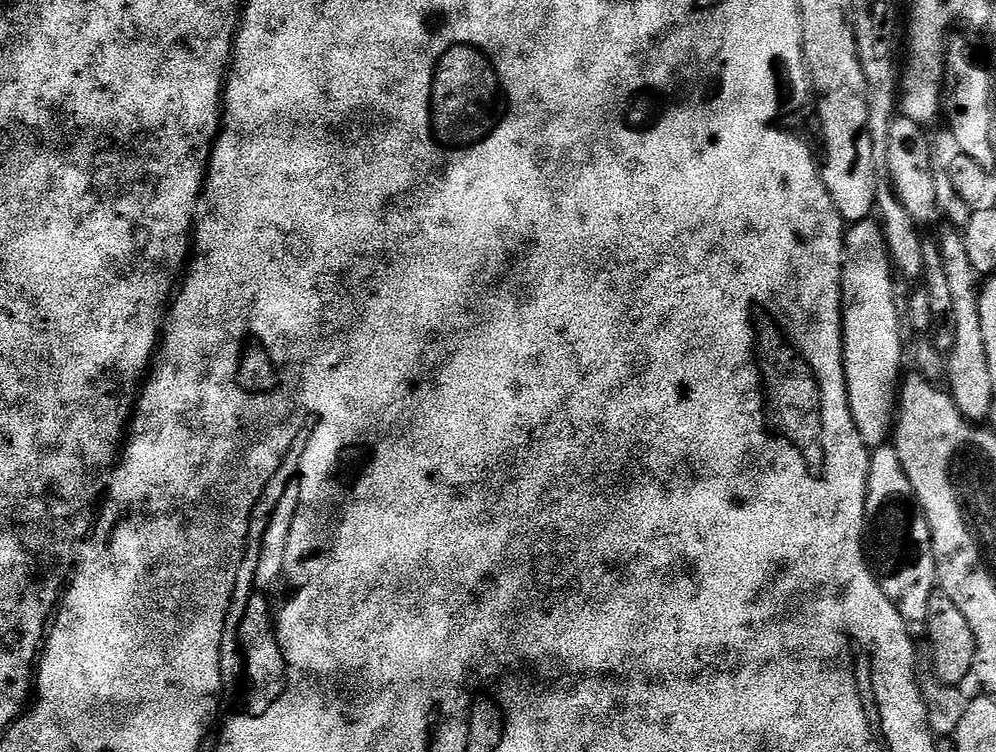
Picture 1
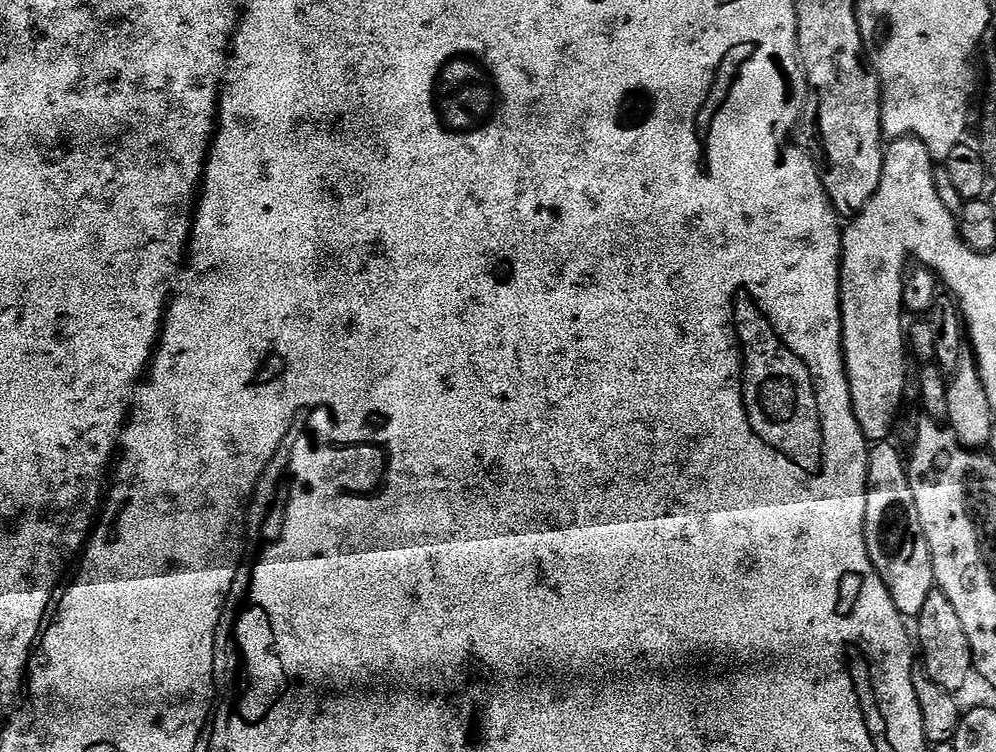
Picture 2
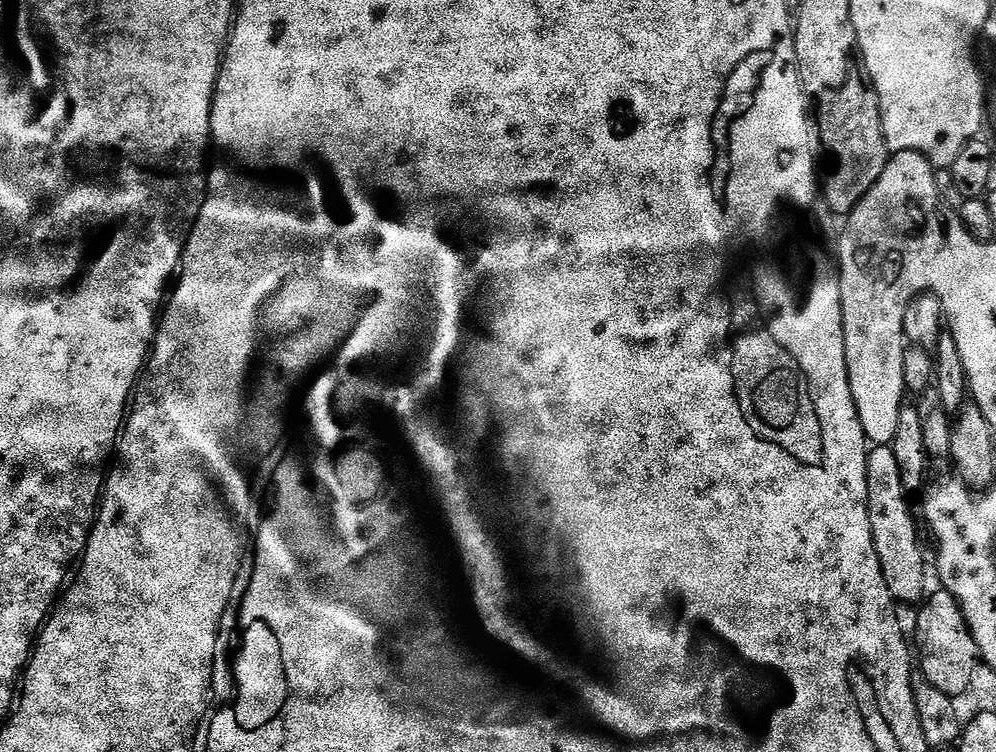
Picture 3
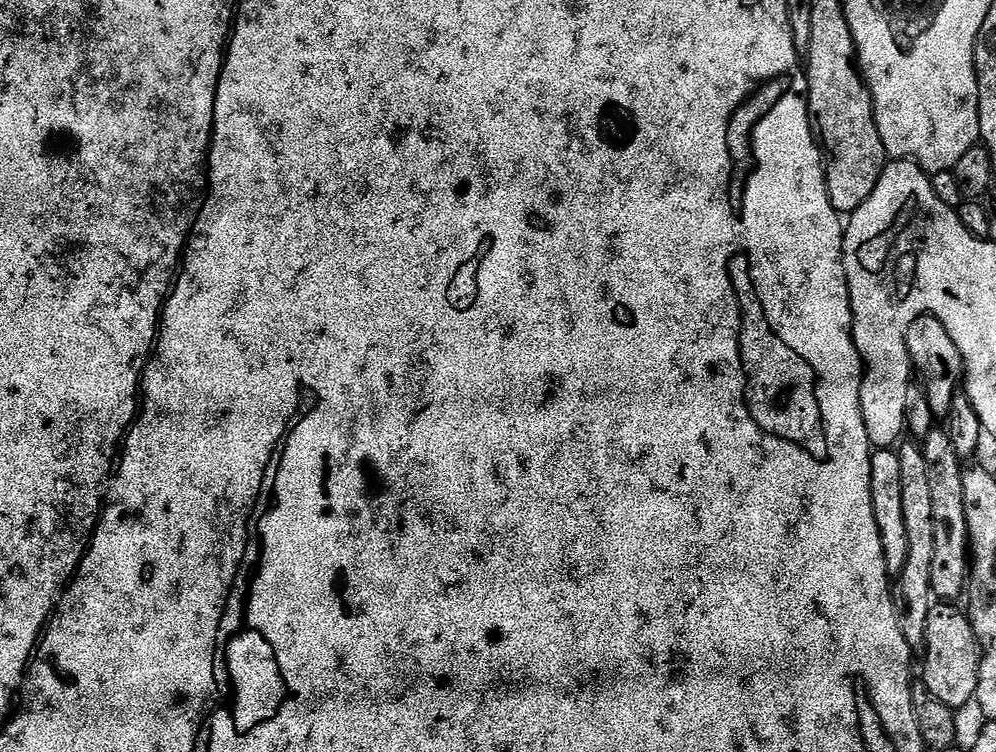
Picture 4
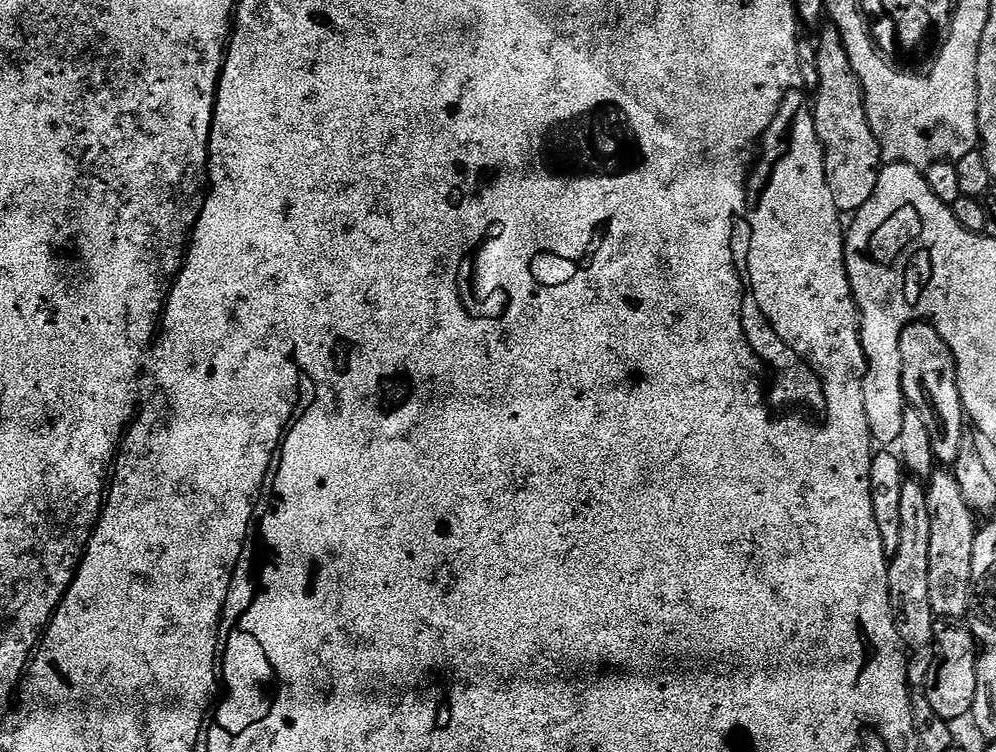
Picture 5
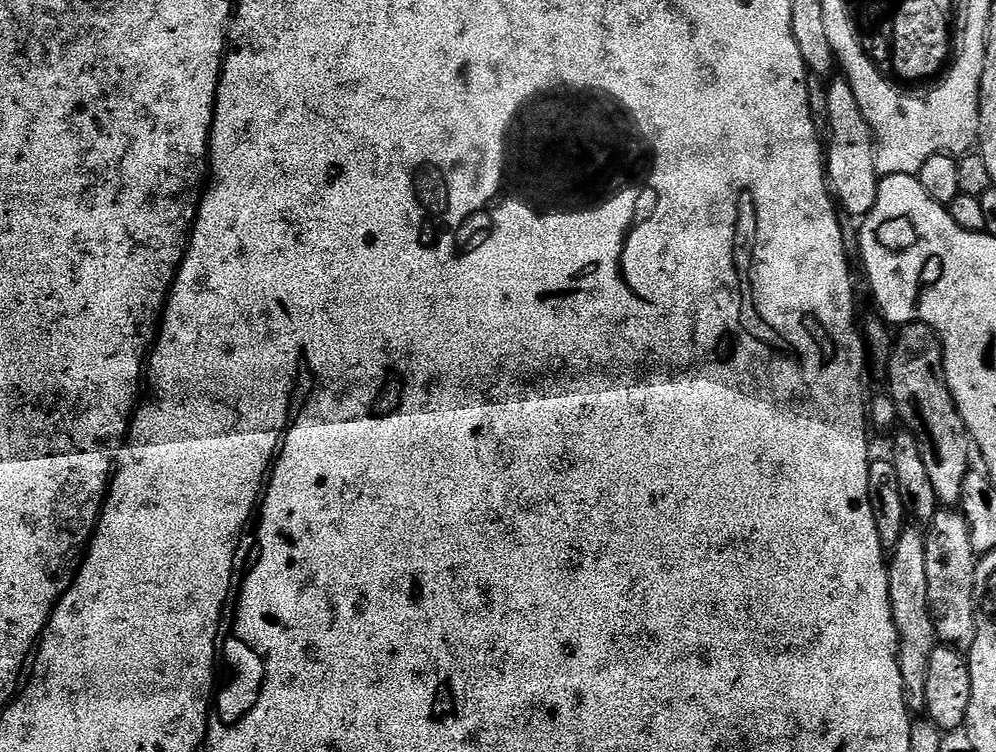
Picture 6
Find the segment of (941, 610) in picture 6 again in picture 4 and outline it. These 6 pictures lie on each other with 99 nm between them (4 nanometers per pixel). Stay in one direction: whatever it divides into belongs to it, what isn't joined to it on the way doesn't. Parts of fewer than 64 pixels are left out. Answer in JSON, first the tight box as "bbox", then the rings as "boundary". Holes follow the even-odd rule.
{"bbox":[922,427,970,602],"boundary":[[[933,427],[932,433],[922,442],[922,449],[929,470],[931,489],[931,509],[934,522],[934,560],[930,567],[930,586],[932,596],[940,602],[956,602],[965,595],[968,587],[968,573],[970,571],[970,541],[966,526],[966,510],[962,503],[962,478],[964,468],[959,454],[954,450],[954,442],[943,427]]]}

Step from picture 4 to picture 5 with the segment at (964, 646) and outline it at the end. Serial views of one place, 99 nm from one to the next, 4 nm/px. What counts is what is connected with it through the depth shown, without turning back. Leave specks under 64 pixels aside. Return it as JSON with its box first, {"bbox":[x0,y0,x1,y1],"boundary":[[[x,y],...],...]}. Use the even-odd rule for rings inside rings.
{"bbox":[922,622,978,721],"boundary":[[[956,622],[937,623],[934,662],[930,662],[930,670],[922,685],[926,702],[930,702],[938,718],[946,721],[972,714],[974,694],[978,690],[978,674],[976,673],[978,645],[971,631],[964,626],[959,628],[960,626]]]}

